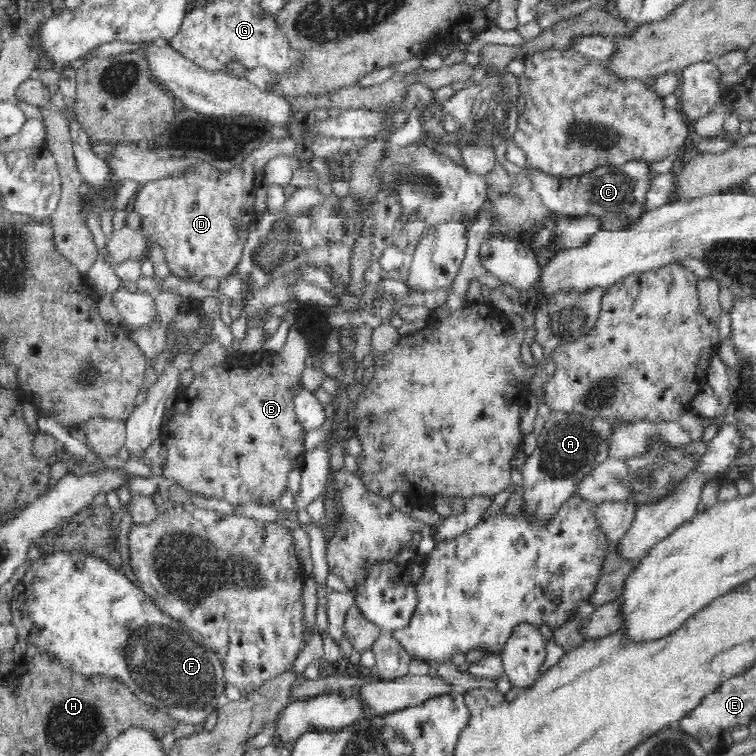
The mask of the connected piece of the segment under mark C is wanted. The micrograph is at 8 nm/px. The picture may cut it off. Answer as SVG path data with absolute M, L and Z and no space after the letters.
M628 163L624 164L623 167L619 168L598 168L594 172L590 172L590 174L580 176L575 179L556 179L552 178L551 176L546 176L542 174L540 171L536 171L532 169L532 172L529 173L529 179L531 182L531 188L540 194L540 198L542 198L542 202L547 208L551 211L551 214L556 214L557 216L564 216L564 217L574 217L574 216L584 216L584 214L592 213L595 216L598 216L603 220L603 224L605 224L604 230L624 230L630 228L631 224L634 224L634 221L638 220L642 213L644 213L643 206L643 194L645 193L645 188L647 187L648 181L653 177L652 173L650 173L650 169L645 163Z

